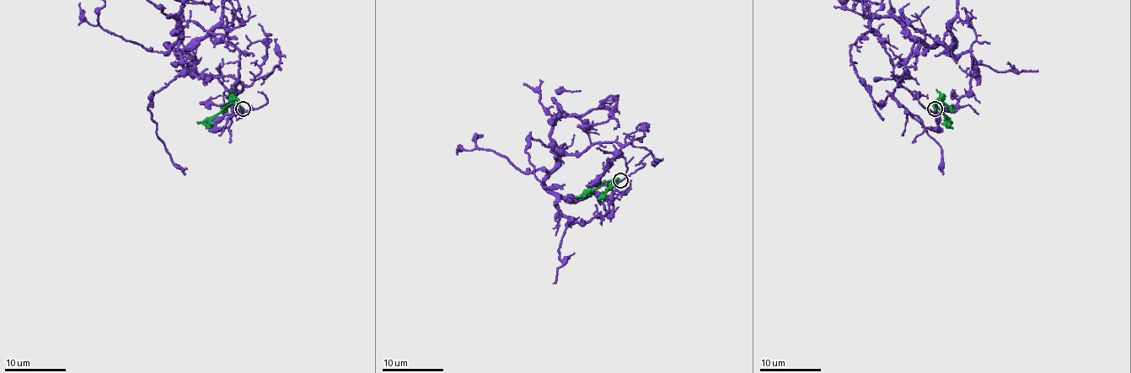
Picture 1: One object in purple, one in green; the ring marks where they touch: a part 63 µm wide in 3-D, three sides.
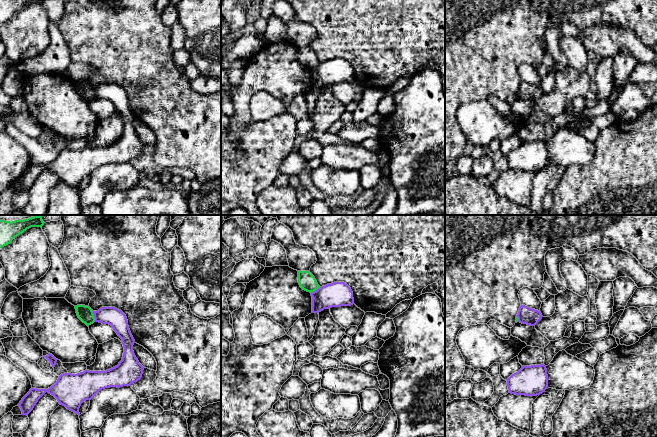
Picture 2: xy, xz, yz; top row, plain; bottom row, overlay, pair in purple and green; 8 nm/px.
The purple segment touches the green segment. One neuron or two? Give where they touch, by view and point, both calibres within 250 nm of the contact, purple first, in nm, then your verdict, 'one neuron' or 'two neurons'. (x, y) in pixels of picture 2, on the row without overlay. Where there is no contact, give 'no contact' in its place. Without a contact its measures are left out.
xy (94, 92) | 150/120 nm | two neurons

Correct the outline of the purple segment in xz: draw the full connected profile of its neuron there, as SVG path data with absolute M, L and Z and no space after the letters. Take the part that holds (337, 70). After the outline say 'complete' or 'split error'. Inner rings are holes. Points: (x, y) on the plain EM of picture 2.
M334 58L318 64L311 69L312 89L319 89L324 85L354 80L353 68L344 58Z | complete

